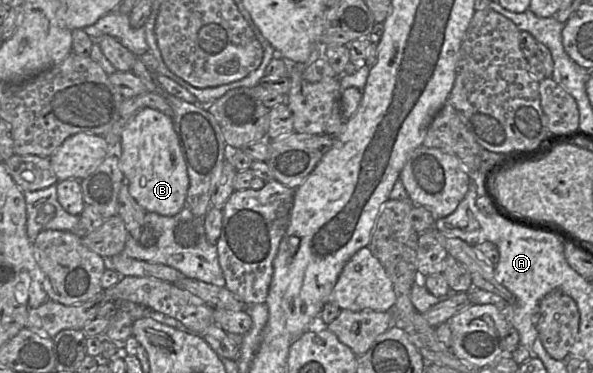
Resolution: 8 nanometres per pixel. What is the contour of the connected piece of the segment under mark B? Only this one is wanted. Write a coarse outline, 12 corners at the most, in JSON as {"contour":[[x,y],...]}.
{"contour":[[144,108],[119,166],[147,212],[186,206],[189,176],[171,117]]}

